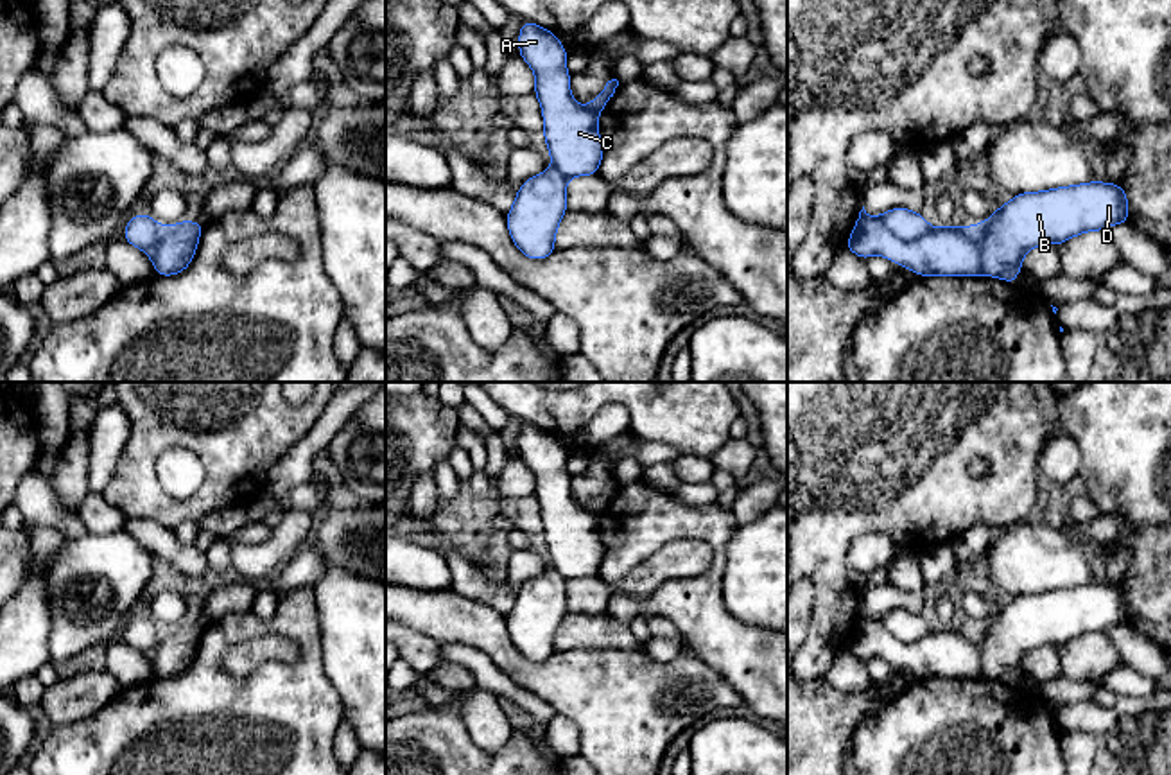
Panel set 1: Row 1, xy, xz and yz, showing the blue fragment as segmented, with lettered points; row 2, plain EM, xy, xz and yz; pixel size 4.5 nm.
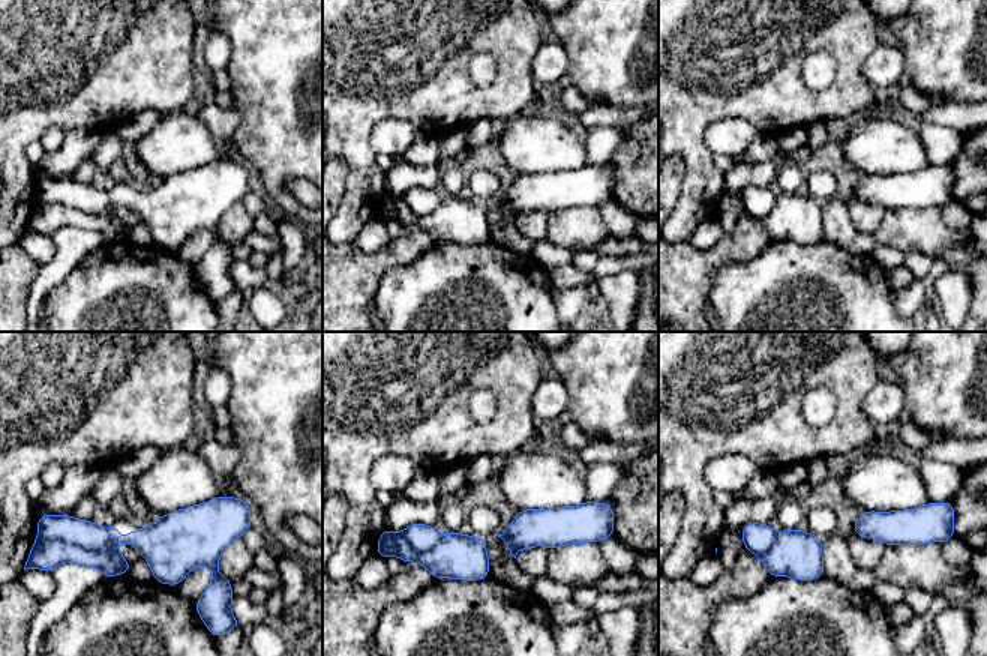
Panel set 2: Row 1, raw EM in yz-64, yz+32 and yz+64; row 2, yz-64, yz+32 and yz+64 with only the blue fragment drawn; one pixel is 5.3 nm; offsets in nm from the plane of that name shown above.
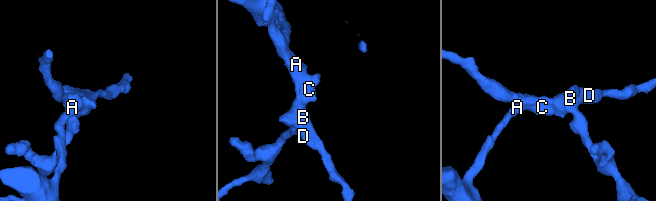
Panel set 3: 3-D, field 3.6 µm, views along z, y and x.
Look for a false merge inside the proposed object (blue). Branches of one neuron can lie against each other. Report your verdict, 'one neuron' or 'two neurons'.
two neurons

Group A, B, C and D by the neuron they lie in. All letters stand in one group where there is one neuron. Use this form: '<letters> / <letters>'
A C / B D

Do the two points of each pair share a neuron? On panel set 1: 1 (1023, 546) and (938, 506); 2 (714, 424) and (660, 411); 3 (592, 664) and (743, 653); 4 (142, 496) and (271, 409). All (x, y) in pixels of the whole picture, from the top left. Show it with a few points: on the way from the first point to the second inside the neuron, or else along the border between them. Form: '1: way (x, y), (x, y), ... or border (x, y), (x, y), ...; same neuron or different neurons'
1: border (1024, 519), (1005, 530); different neurons
2: way (702, 422), (691, 411), (673, 411); same neuron
3: border (687, 648), (730, 684); different neurons
4: way (180, 506), (196, 506), (235, 467), (237, 447); same neuron

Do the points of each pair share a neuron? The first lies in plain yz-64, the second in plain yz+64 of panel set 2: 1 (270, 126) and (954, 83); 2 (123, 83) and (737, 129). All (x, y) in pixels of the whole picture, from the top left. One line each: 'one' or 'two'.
1: one
2: two

